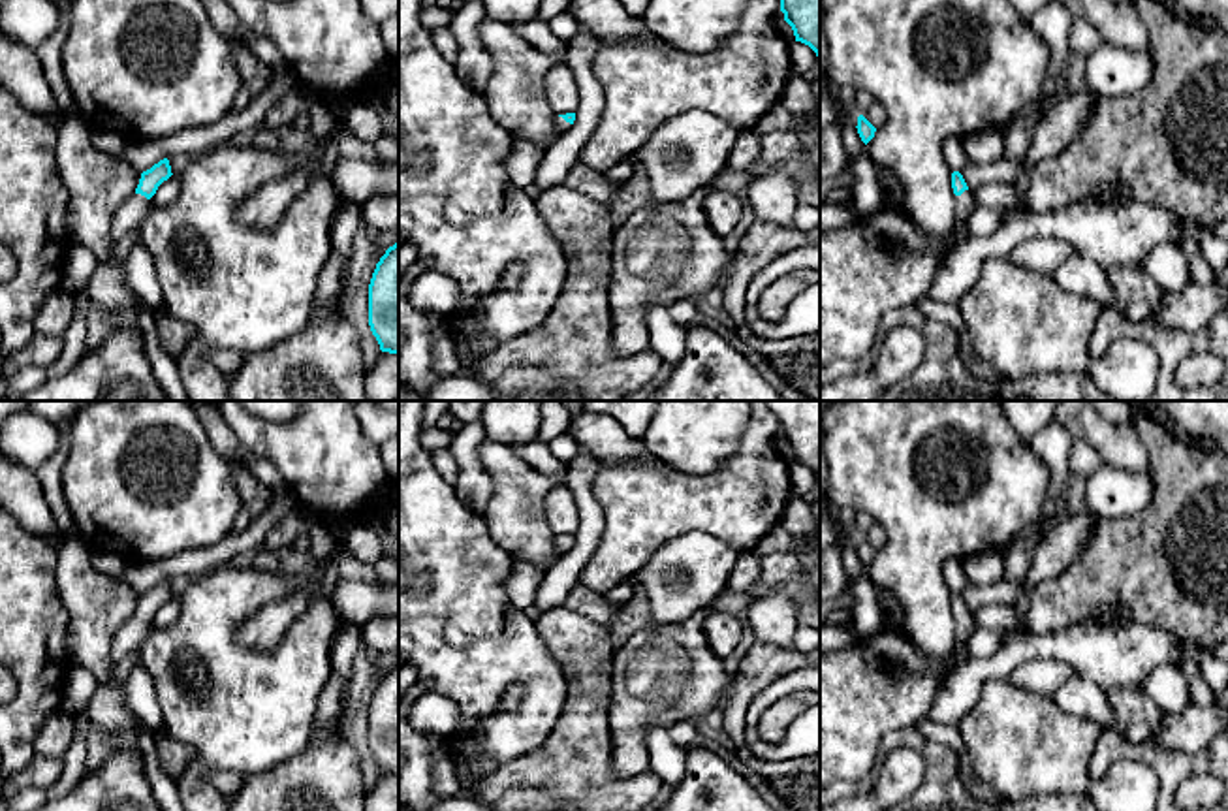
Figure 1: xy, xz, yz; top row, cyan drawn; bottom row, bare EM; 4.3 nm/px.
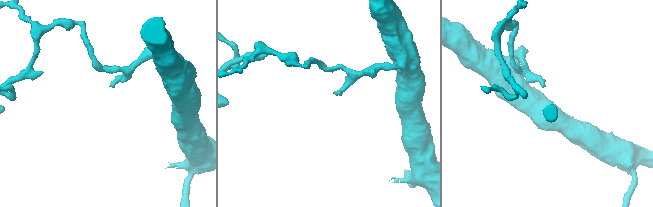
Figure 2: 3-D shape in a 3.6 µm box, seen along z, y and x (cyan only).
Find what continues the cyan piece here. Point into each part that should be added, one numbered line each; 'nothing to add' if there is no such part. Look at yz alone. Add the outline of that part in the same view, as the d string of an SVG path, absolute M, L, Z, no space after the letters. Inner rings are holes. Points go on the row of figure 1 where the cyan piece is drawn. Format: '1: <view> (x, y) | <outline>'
1: yz (965, 202) | M965 190L961 196L955 198L957 198L957 216L968 220L974 209L978 207L974 203L972 192Z

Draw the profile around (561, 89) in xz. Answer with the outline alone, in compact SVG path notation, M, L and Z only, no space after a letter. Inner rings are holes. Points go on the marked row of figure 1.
M559 62L553 66L545 79L545 98L555 115L575 113L579 105L579 90L572 70Z

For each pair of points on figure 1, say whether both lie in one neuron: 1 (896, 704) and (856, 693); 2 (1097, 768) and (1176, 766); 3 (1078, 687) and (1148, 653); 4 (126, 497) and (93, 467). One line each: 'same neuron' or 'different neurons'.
1: same neuron
2: same neuron
3: different neurons
4: same neuron

